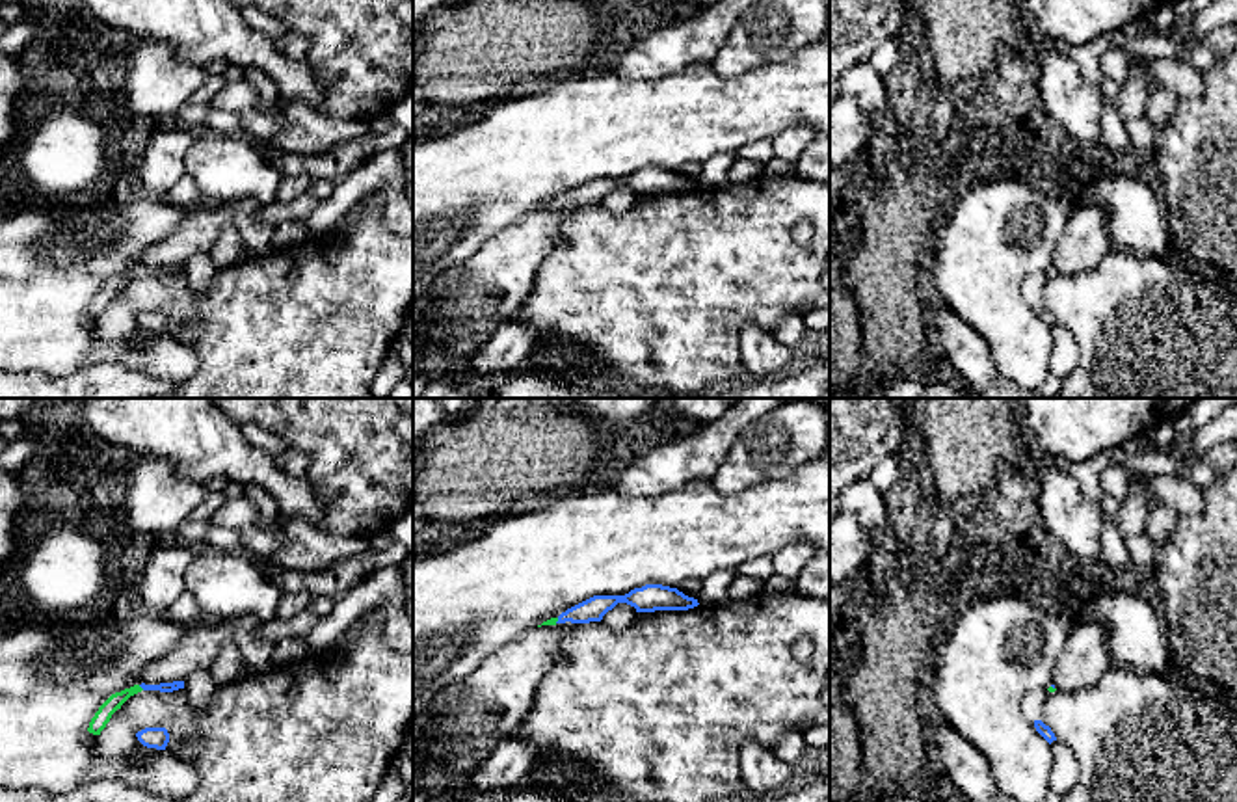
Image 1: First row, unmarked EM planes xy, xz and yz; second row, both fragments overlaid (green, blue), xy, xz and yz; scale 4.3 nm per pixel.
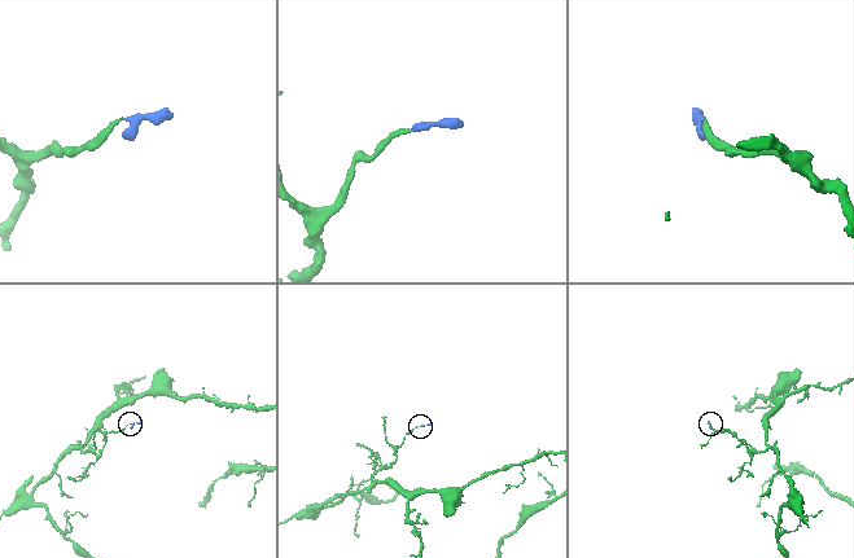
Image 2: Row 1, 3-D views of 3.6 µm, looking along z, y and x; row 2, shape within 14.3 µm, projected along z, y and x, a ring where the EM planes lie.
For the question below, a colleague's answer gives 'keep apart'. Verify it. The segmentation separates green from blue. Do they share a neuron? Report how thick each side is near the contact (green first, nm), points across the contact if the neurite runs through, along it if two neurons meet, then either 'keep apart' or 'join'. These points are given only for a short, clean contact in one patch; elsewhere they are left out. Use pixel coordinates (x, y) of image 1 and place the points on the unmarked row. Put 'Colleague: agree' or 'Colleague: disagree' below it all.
calibres 70 and 50 nm; way xy (114, 285), (140, 270), (164, 270); join
Colleague: disagree

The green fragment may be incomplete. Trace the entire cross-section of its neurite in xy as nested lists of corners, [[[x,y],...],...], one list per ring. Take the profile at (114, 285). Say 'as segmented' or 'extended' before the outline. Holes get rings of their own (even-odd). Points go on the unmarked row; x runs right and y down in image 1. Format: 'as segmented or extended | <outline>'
extended | [[[173,264],[173,266],[160,266],[160,268],[134,268],[130,272],[125,272],[121,275],[112,277],[95,296],[95,300],[89,305],[87,314],[93,318],[100,318],[100,314],[110,305],[112,298],[121,292],[121,288],[134,277],[141,274],[160,274],[160,275],[173,275],[184,272],[184,264]]]

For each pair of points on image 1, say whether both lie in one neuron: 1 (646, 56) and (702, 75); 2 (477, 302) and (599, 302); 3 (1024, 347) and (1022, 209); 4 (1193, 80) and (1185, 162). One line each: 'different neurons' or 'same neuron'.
1: different neurons
2: different neurons
3: same neuron
4: different neurons

